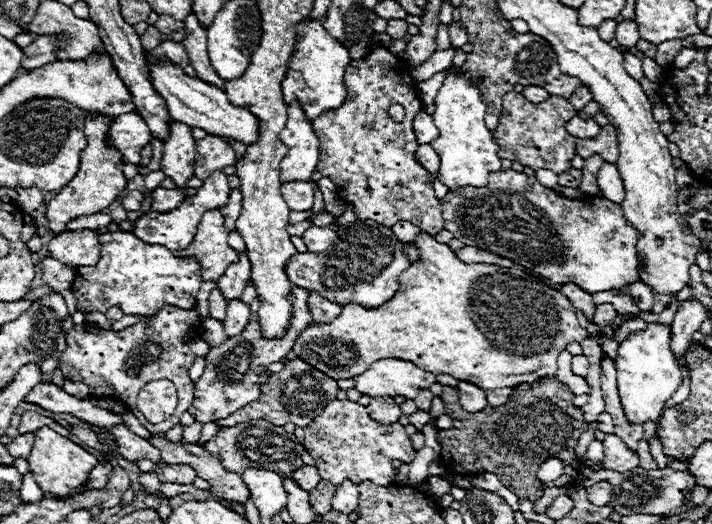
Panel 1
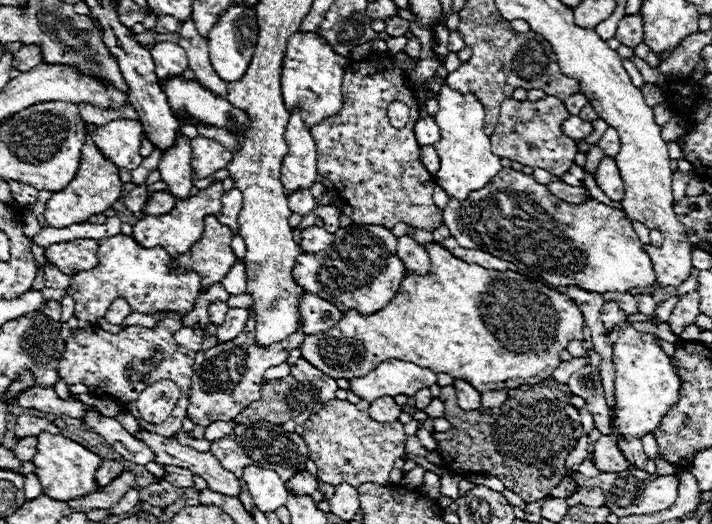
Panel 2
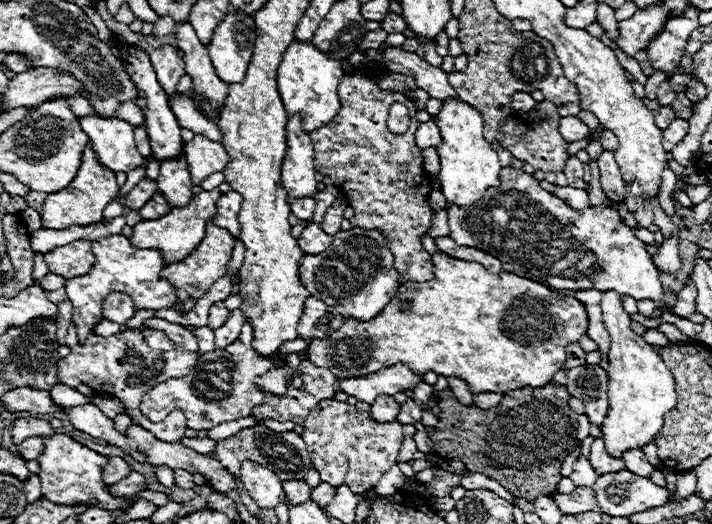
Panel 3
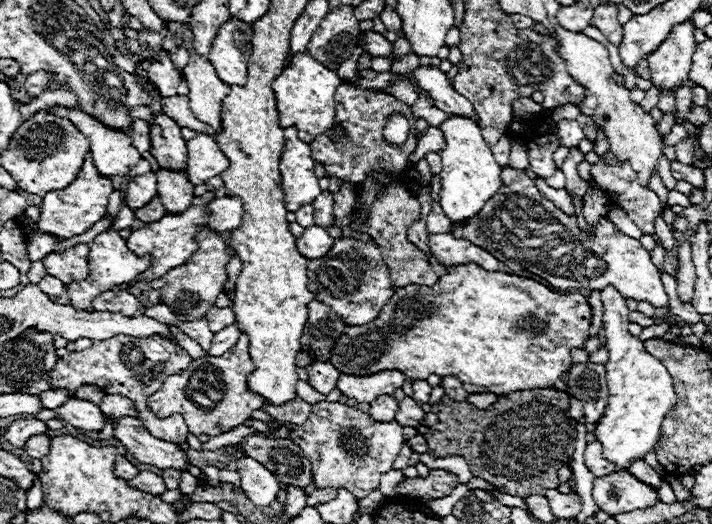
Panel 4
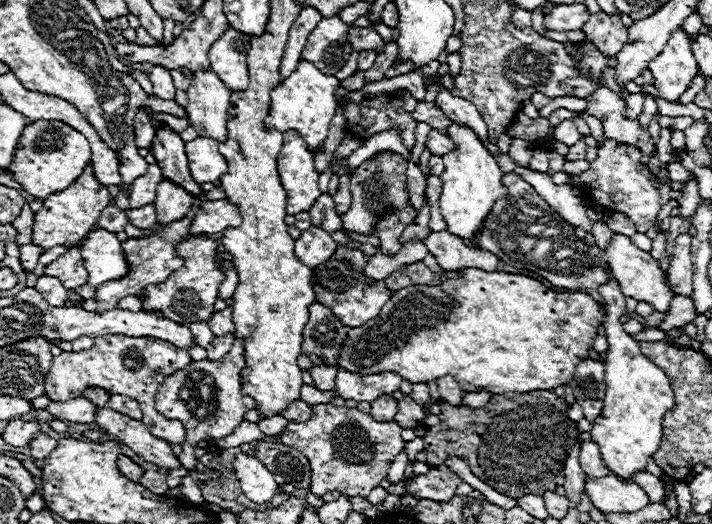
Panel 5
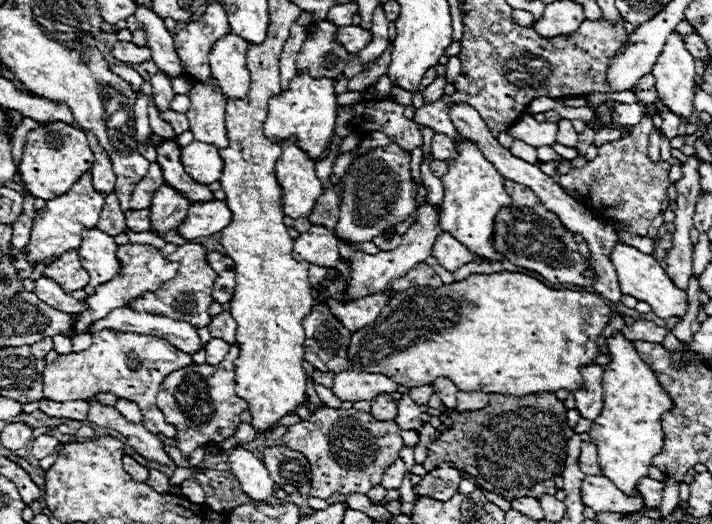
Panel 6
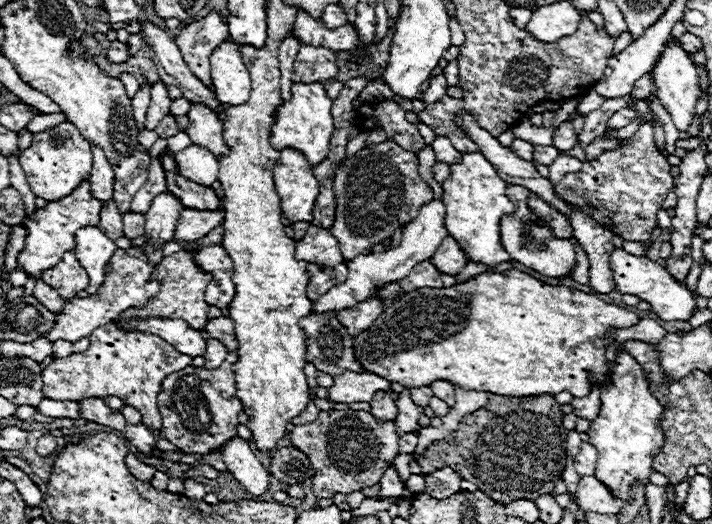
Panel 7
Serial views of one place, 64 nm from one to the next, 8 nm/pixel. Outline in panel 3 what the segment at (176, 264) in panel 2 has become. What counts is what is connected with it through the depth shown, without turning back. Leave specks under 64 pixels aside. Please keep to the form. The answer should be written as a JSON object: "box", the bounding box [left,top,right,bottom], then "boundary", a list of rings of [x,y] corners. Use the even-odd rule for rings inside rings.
{"box":[160,220,234,314],"boundary":[[[212,220],[208,222],[206,226],[206,234],[200,242],[200,246],[184,260],[184,262],[178,262],[178,264],[172,264],[168,268],[164,268],[160,272],[162,278],[166,278],[172,286],[174,286],[174,292],[178,296],[178,304],[174,304],[174,310],[180,312],[180,314],[188,314],[190,310],[194,310],[196,302],[212,288],[212,284],[224,276],[226,272],[226,264],[230,262],[230,256],[232,256],[232,248],[234,248],[234,236],[228,234],[228,230],[220,230]]]}

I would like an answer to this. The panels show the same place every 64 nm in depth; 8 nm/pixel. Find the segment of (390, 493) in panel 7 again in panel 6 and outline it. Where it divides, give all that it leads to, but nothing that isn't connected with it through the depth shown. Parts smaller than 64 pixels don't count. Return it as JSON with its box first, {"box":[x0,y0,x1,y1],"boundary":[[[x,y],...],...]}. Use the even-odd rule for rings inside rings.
{"box":[382,458,406,490],"boundary":[[[398,458],[392,466],[386,468],[386,472],[384,472],[384,480],[382,480],[382,486],[384,486],[386,490],[398,490],[400,484],[402,484],[404,472],[406,472],[404,462]]]}

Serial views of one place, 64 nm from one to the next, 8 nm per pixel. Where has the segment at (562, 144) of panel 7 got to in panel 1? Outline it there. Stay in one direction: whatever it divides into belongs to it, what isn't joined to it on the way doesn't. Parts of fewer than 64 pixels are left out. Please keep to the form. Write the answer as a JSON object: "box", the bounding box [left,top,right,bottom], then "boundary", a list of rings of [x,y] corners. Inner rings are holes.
{"box":[566,118,600,138],"boundary":[[[572,118],[566,122],[566,130],[568,134],[572,134],[574,138],[594,138],[600,134],[600,126],[594,120],[582,120],[582,118]]]}

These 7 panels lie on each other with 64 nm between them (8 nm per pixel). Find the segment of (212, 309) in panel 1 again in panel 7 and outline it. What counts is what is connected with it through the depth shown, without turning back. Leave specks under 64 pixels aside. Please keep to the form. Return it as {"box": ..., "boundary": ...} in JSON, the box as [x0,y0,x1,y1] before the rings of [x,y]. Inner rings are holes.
{"box":[204,318,238,352],"boundary":[[[214,318],[214,320],[208,320],[208,324],[204,326],[204,330],[208,332],[210,338],[216,338],[220,340],[228,352],[234,352],[238,348],[238,340],[234,336],[234,324],[230,318]]]}

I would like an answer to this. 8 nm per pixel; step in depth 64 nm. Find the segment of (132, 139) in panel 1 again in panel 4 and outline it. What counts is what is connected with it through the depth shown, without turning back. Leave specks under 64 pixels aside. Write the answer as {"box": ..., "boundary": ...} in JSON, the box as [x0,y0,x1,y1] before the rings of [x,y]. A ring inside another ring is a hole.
{"box":[56,104,140,180],"boundary":[[[56,104],[56,110],[90,140],[92,162],[100,176],[110,180],[114,180],[114,176],[126,176],[128,168],[140,160],[140,154],[134,150],[134,146],[128,144],[118,132],[100,126],[78,108],[68,104]]]}

